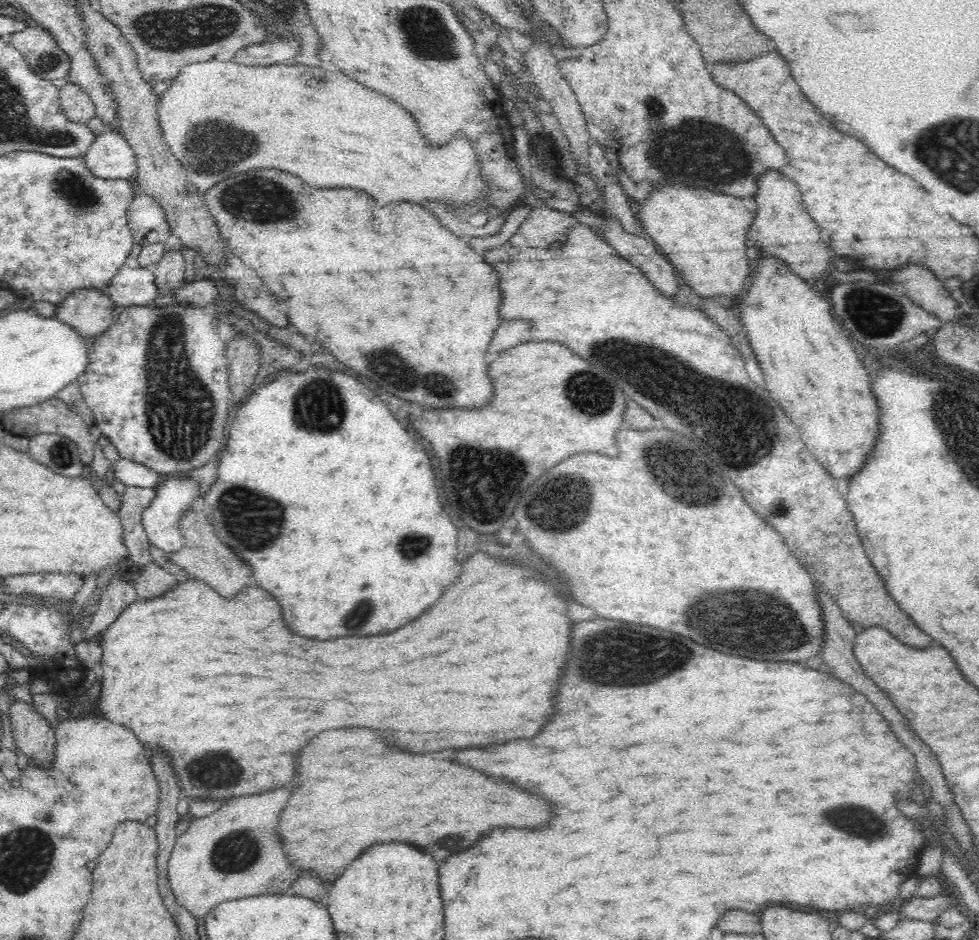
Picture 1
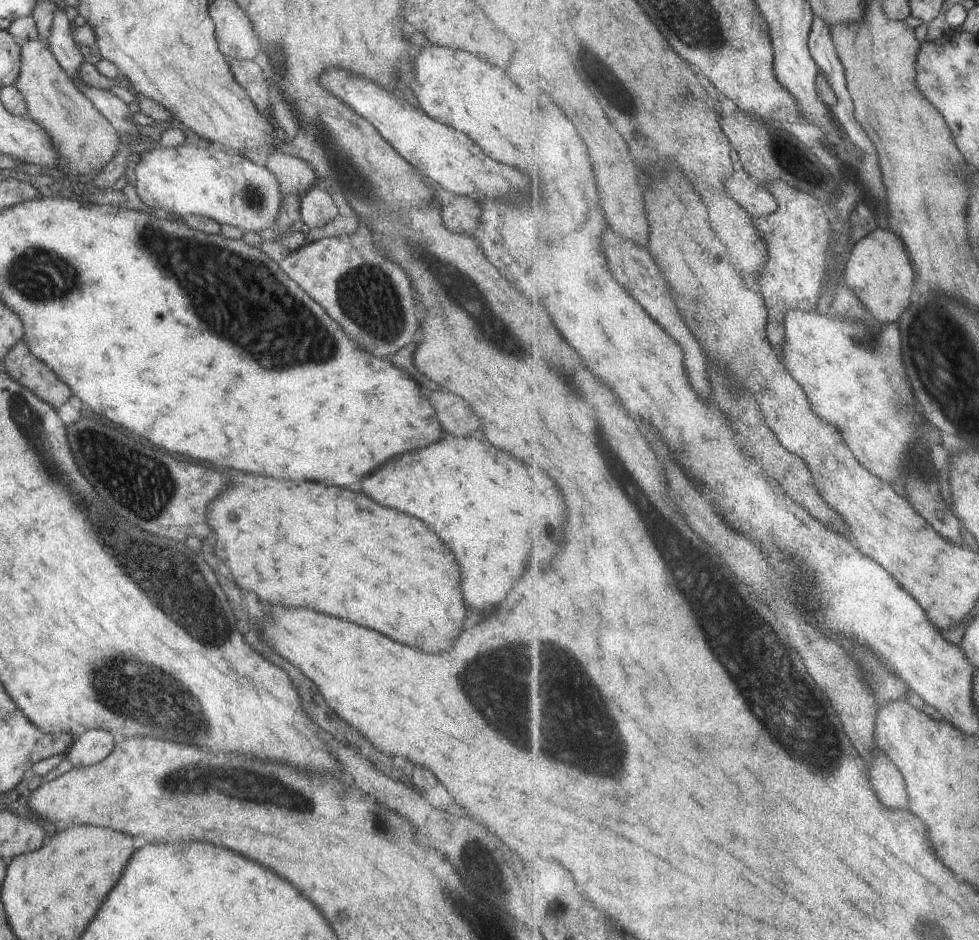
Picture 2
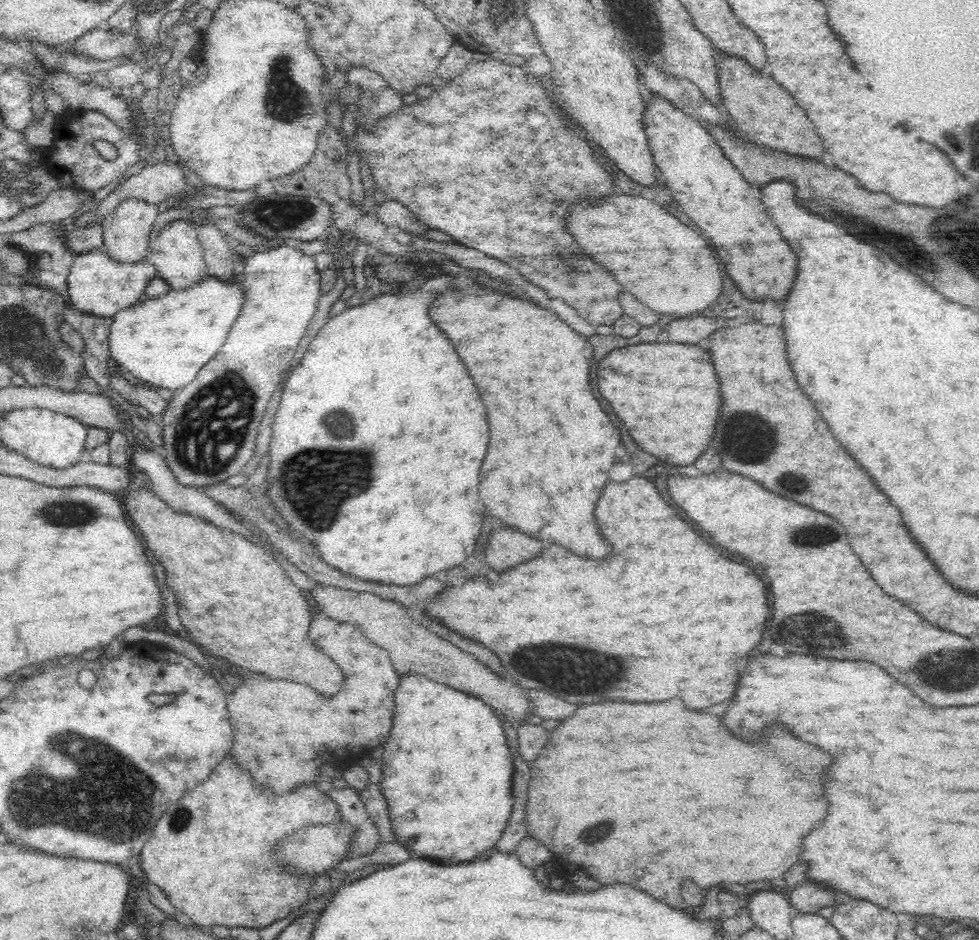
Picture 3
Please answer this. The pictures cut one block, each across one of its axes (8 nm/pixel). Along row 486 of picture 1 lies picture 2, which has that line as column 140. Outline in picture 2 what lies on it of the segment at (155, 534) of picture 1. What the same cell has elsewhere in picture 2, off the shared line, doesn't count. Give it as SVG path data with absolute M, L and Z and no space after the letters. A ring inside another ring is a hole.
M192 144L177 147L156 146L142 154L139 162L132 165L130 171L131 180L136 186L134 194L154 212L179 220L188 215L209 218L220 226L228 224L240 228L244 234L258 233L260 229L274 227L282 198L278 179L271 170L256 165L249 158L238 153L198 148Z

